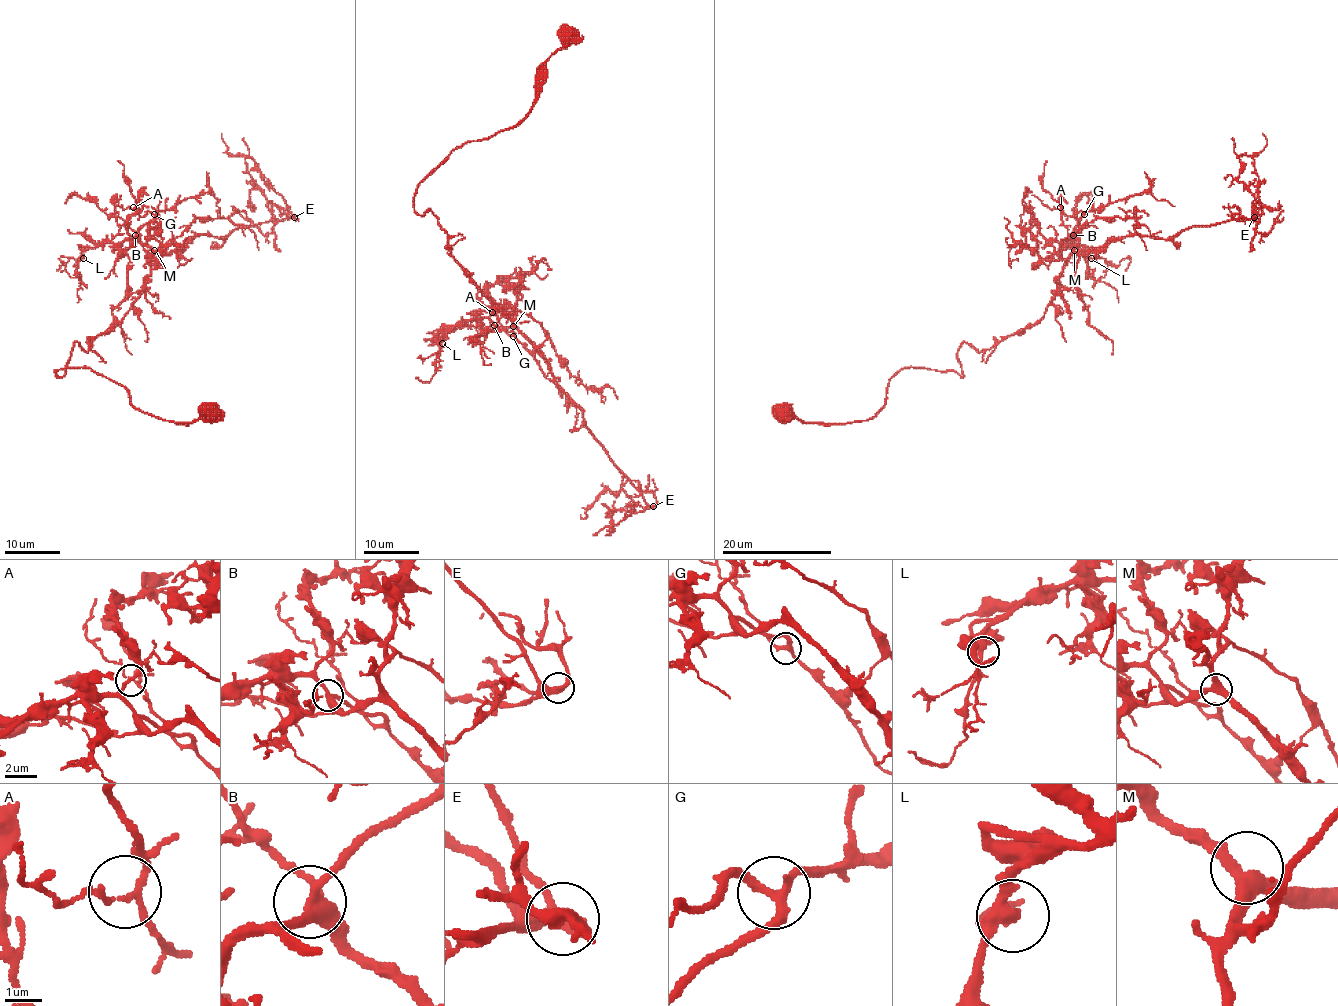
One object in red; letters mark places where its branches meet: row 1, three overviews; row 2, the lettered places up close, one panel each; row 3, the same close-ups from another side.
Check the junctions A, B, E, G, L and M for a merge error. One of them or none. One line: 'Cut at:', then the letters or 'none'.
Cut at: none

